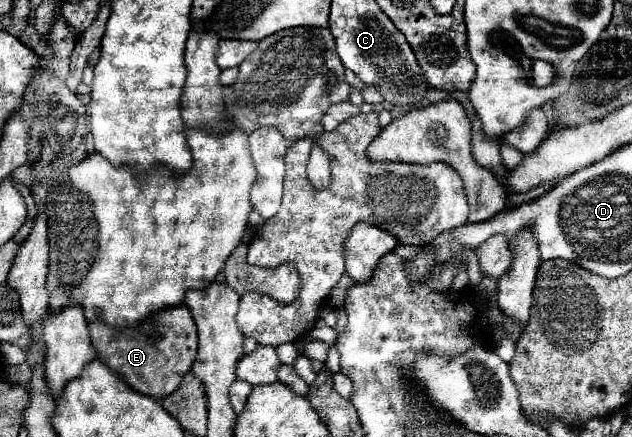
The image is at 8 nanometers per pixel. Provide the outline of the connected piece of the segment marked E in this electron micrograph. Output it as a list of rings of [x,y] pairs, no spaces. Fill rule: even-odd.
[[[183,304],[159,310],[137,326],[125,328],[109,326],[95,318],[89,322],[89,332],[99,360],[121,374],[133,390],[153,398],[165,398],[177,390],[197,354],[197,328],[189,308]]]

